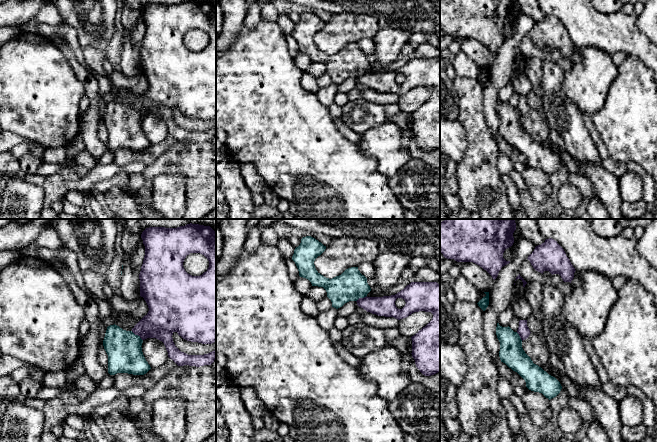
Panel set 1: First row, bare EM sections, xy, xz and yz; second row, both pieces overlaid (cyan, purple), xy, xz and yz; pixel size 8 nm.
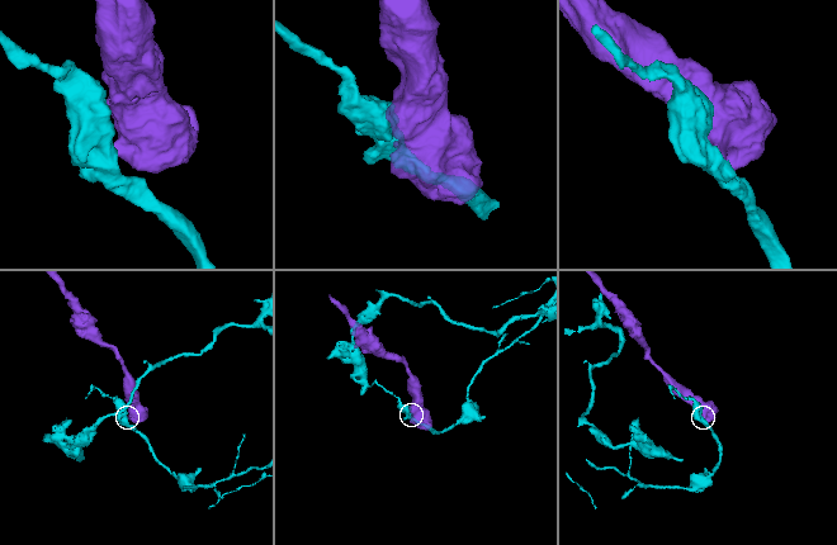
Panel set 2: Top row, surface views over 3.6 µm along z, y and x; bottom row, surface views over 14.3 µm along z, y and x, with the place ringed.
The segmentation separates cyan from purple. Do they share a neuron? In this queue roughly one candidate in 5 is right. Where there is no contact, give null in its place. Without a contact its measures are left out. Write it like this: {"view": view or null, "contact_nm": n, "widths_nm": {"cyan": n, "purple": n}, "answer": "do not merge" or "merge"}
{"view": "xy", "contact_nm": 120, "widths_nm": {"cyan": 280, "purple": 280}, "answer": "do not merge"}

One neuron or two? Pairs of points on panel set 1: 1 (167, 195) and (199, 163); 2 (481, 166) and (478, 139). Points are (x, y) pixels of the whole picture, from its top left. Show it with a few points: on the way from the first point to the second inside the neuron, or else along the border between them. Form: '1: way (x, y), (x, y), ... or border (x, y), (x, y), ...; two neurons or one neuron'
1: border (162, 174), (181, 174), (186, 178), (187, 200); two neurons
2: way (481, 159), (481, 146); one neuron

